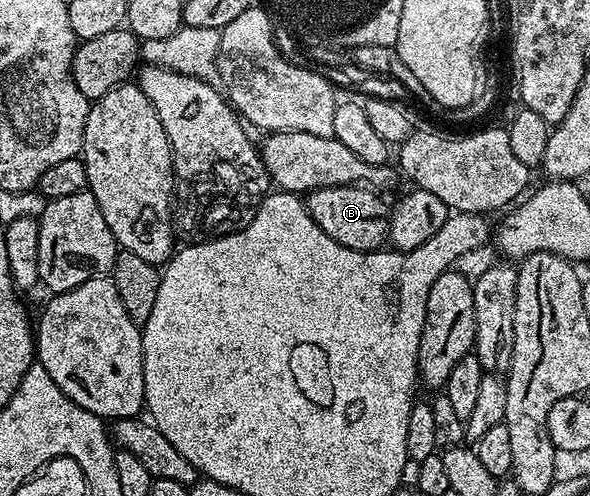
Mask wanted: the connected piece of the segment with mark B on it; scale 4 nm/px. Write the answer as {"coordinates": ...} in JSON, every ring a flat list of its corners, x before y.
{"coordinates":[[340,185,339,187,322,187,305,196,306,211,332,237,348,249,357,251,377,251,387,242,390,233,391,208,381,199,377,190,366,185]]}

